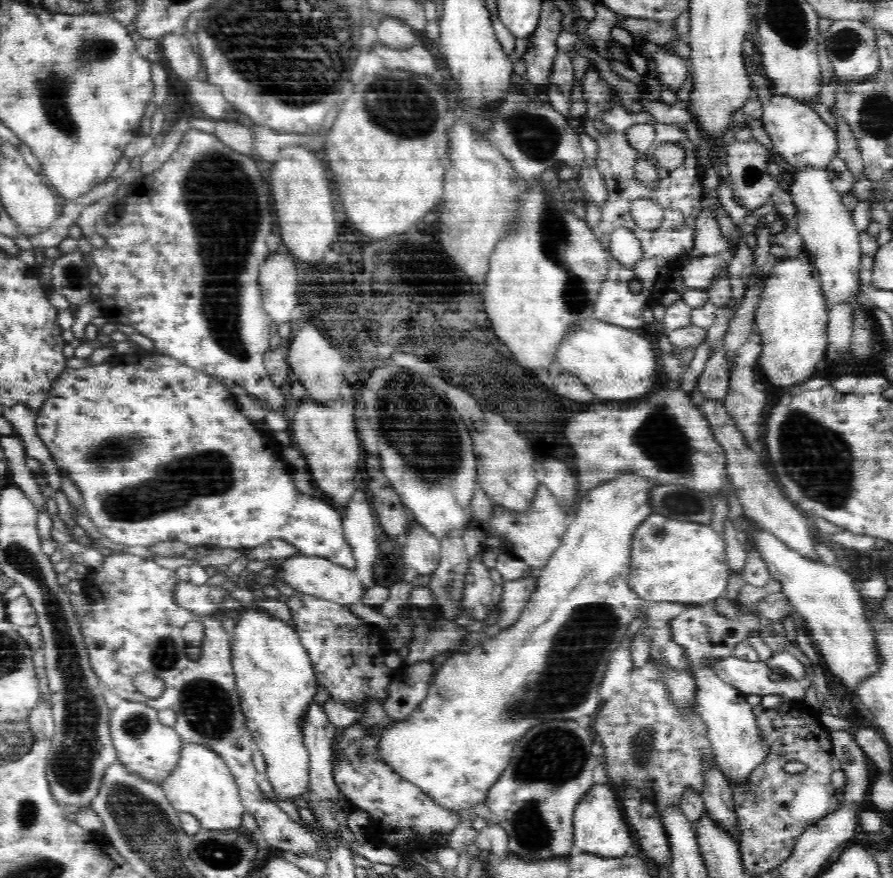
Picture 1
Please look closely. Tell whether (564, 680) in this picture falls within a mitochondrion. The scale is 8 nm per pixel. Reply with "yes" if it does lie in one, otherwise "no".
yes

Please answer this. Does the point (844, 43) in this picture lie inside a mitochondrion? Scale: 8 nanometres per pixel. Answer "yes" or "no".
yes

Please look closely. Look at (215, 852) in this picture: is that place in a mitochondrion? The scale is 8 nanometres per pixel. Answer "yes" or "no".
yes

